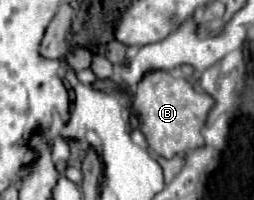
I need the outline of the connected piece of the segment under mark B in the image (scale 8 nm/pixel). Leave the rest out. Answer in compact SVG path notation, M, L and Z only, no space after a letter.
M147 72L133 94L133 112L141 120L141 132L145 134L147 144L163 158L173 158L175 154L185 154L185 150L203 146L201 128L211 106L213 98L209 94L195 92L185 78L175 78L169 72Z

